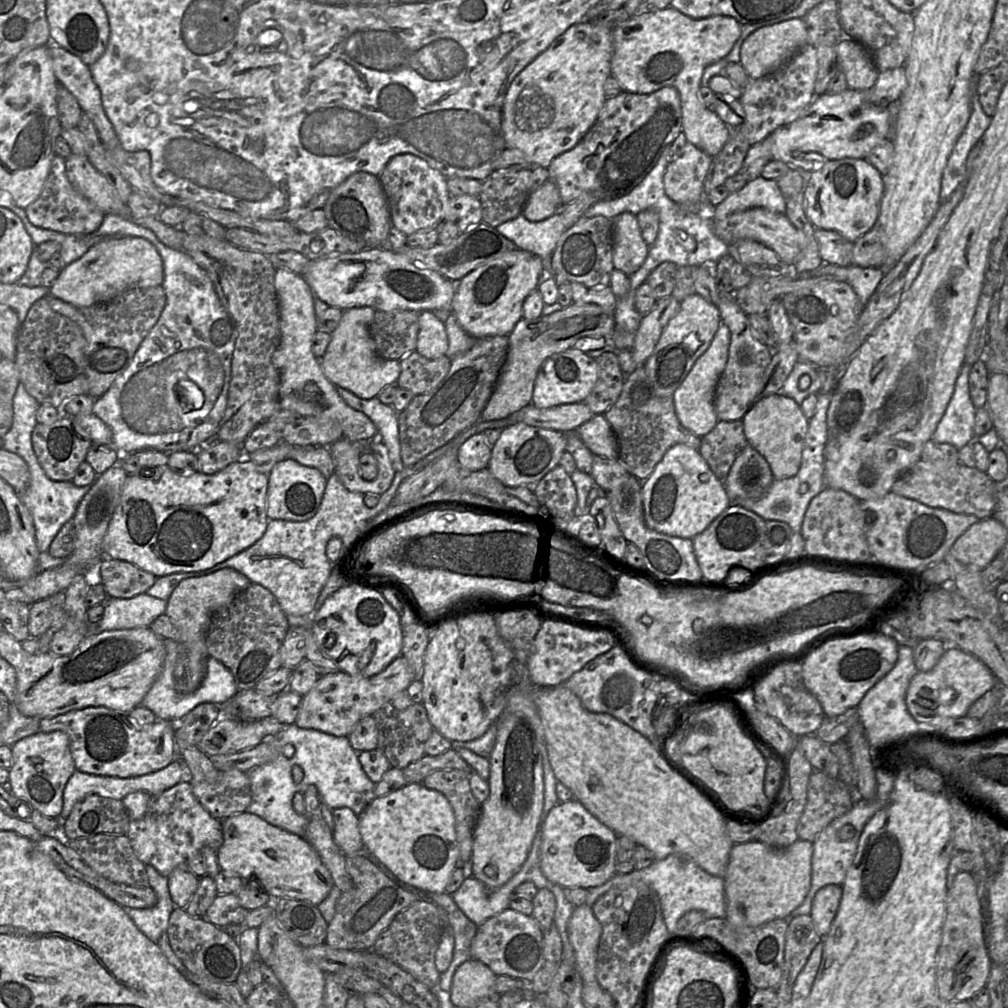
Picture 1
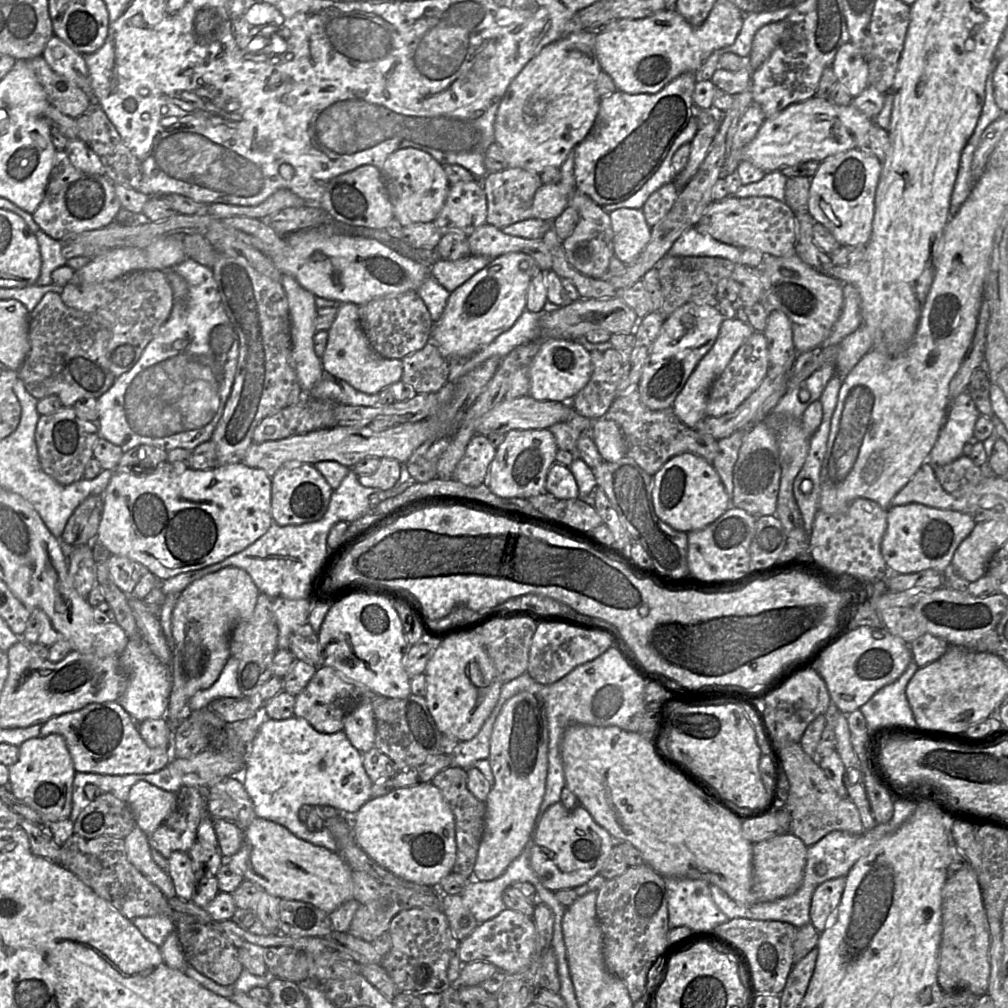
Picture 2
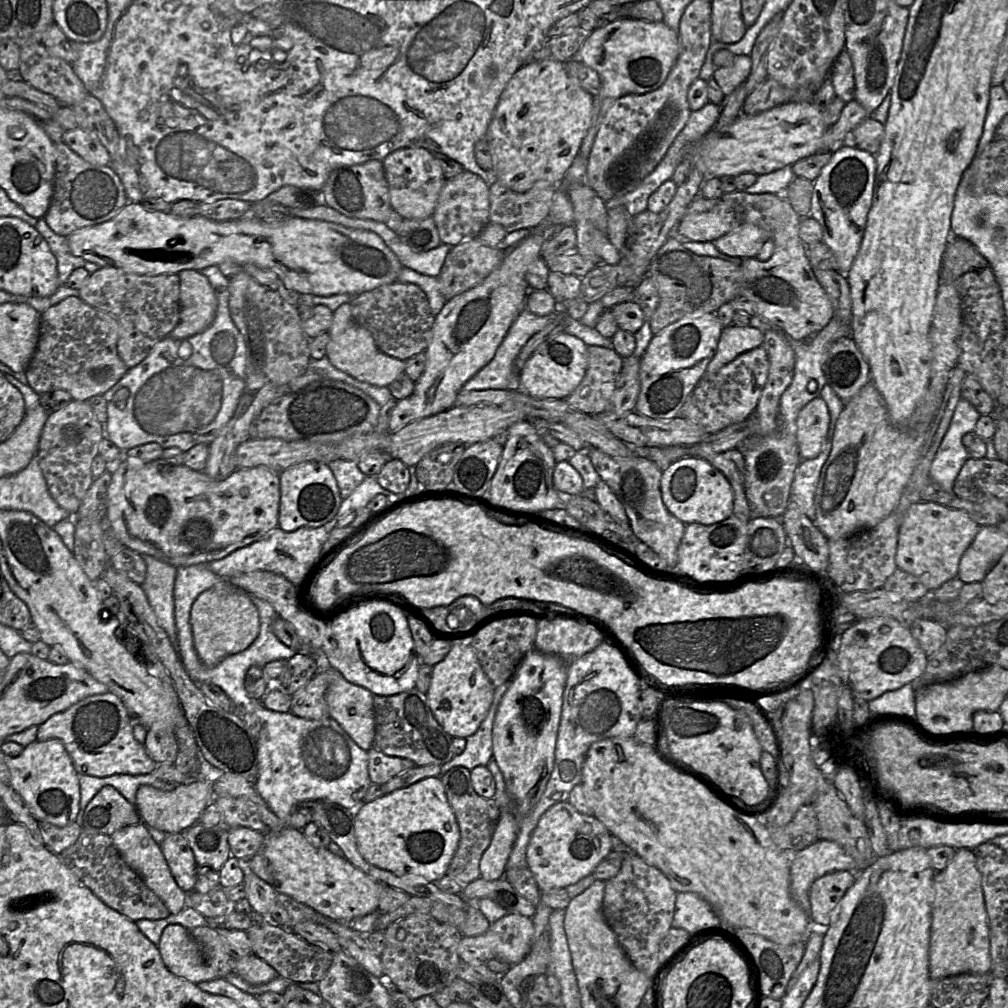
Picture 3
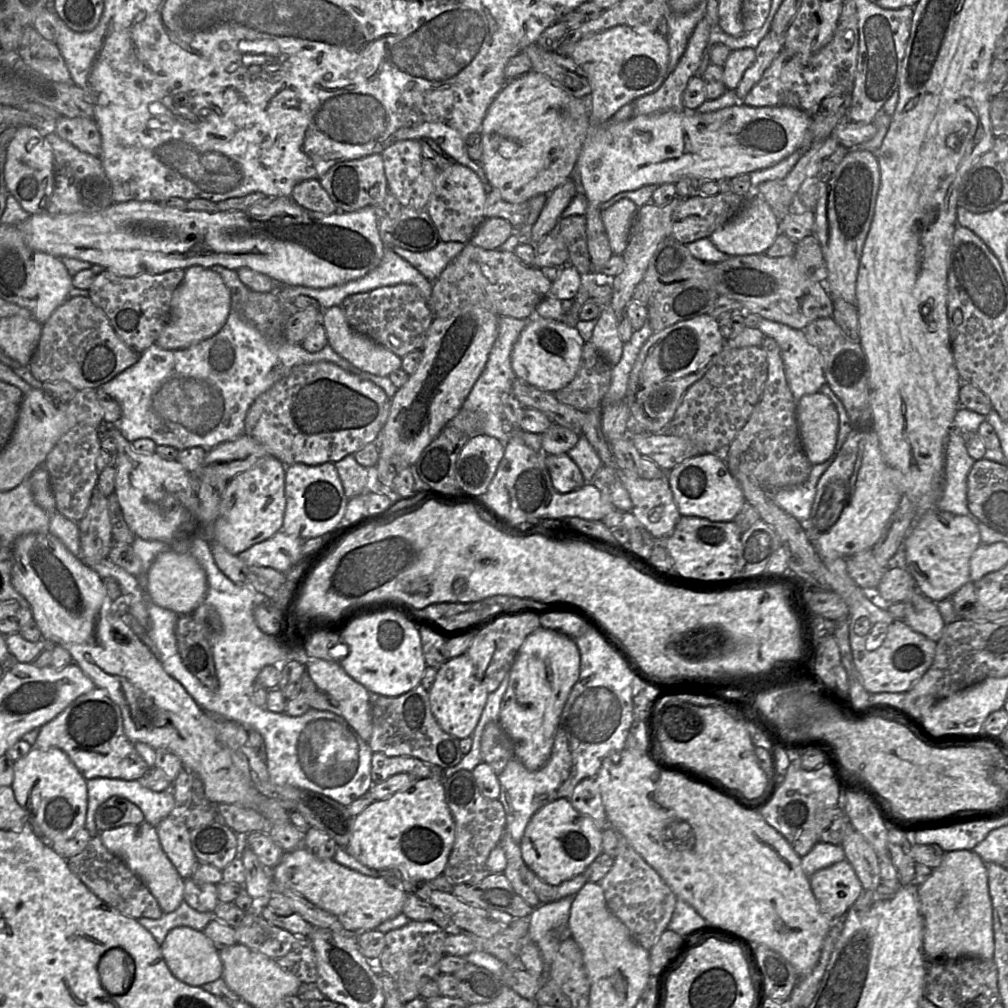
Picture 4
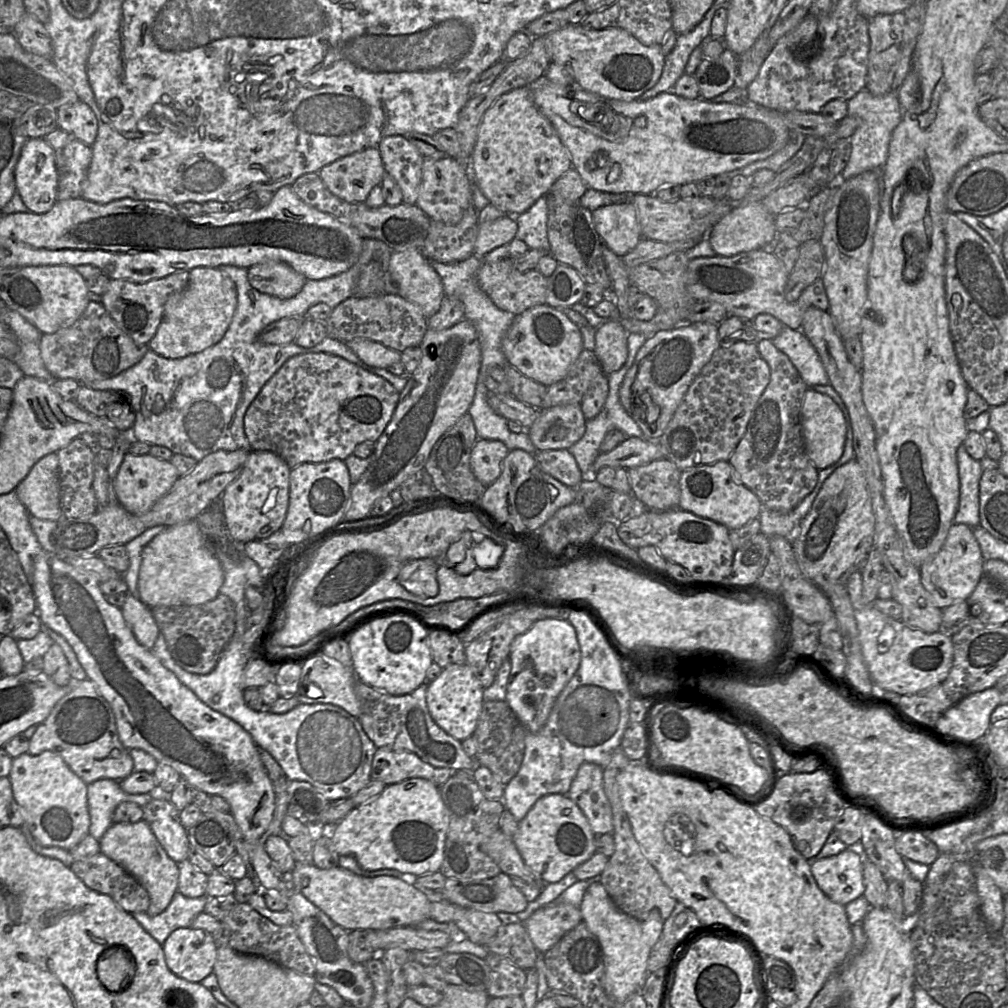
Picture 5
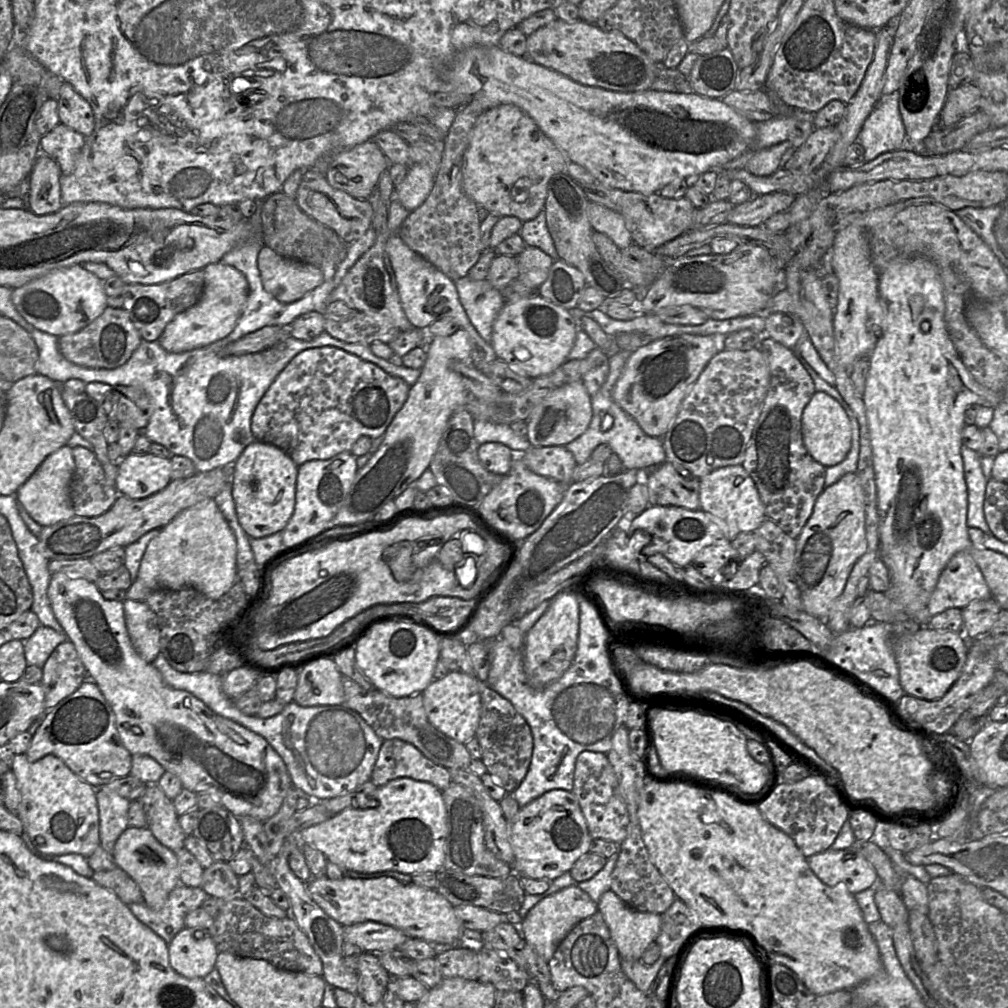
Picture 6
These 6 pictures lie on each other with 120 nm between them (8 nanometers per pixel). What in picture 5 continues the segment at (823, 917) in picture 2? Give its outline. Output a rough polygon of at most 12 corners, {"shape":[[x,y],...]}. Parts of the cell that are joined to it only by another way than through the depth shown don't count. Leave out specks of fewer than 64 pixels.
{"shape":[[849,849],[808,860],[820,890],[847,905],[863,895],[863,859]]}

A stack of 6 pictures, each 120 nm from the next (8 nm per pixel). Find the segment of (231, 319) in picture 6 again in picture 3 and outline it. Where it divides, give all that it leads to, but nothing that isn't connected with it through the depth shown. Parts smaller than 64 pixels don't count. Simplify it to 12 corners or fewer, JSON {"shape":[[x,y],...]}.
{"shape":[[198,270],[178,273],[179,321],[169,336],[205,331],[215,291]]}

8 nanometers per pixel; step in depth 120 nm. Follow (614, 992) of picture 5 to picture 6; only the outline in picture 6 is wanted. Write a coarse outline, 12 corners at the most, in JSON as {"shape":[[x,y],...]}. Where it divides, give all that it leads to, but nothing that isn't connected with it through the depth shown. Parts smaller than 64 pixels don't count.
{"shape":[[611,890],[597,907],[620,958],[640,960],[660,914],[634,910]]}

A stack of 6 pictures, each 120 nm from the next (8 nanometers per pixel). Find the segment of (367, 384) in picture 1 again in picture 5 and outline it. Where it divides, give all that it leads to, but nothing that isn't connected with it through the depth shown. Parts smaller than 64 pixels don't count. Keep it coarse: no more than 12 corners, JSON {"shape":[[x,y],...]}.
{"shape":[[358,338],[347,346],[367,365],[388,369],[401,353]]}

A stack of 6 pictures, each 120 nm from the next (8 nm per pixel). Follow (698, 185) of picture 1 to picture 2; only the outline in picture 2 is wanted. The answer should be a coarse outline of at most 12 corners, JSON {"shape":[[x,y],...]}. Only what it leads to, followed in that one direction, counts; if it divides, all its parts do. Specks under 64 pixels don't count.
{"shape":[[721,118],[698,130],[688,163],[673,180],[678,190],[697,173],[719,129]]}

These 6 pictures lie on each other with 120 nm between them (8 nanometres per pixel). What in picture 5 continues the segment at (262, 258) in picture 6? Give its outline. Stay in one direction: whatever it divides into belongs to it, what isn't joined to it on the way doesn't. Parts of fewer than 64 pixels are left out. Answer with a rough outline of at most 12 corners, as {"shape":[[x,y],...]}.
{"shape":[[283,262],[248,268],[259,292],[289,299],[307,279]]}

